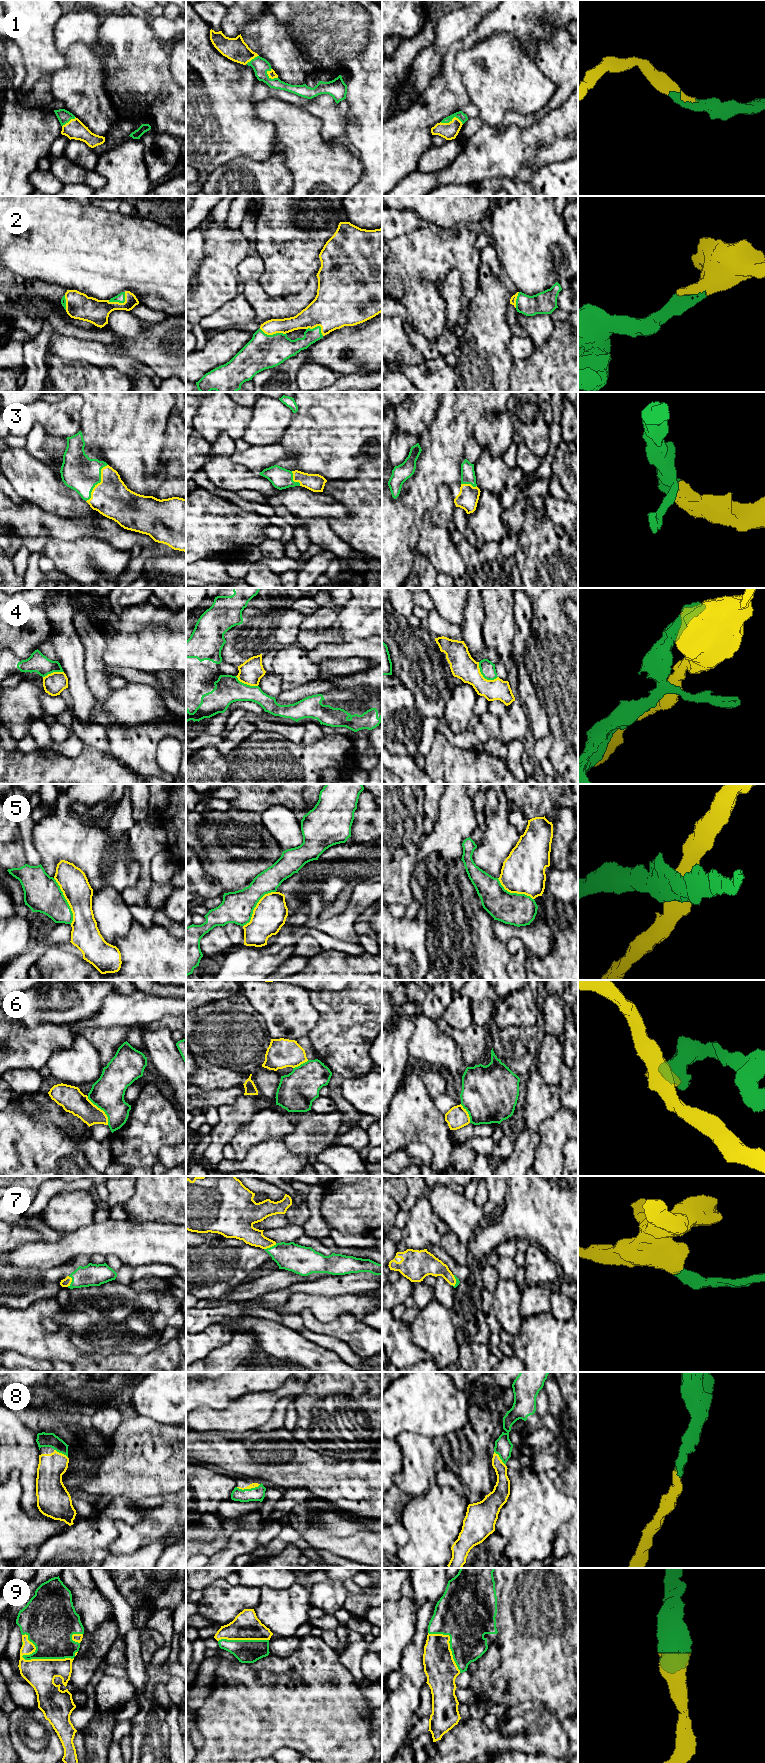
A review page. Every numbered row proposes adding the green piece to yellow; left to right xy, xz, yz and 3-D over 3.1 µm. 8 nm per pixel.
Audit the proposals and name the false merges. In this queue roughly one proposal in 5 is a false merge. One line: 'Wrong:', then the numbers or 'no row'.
Wrong: 4, 5, 6

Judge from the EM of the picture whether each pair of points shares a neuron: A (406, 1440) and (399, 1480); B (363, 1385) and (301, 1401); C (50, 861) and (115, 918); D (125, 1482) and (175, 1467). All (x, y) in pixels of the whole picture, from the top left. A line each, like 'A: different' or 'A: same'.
A: same
B: same
C: different
D: same

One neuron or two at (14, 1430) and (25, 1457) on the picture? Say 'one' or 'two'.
one

